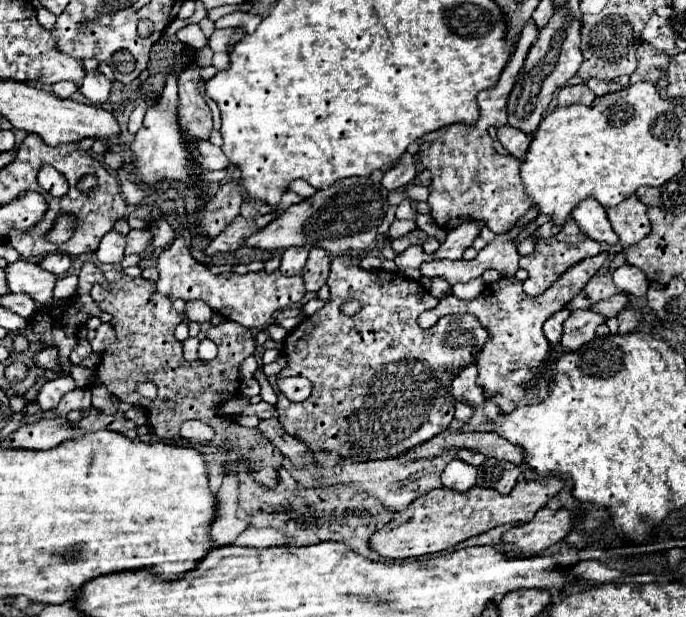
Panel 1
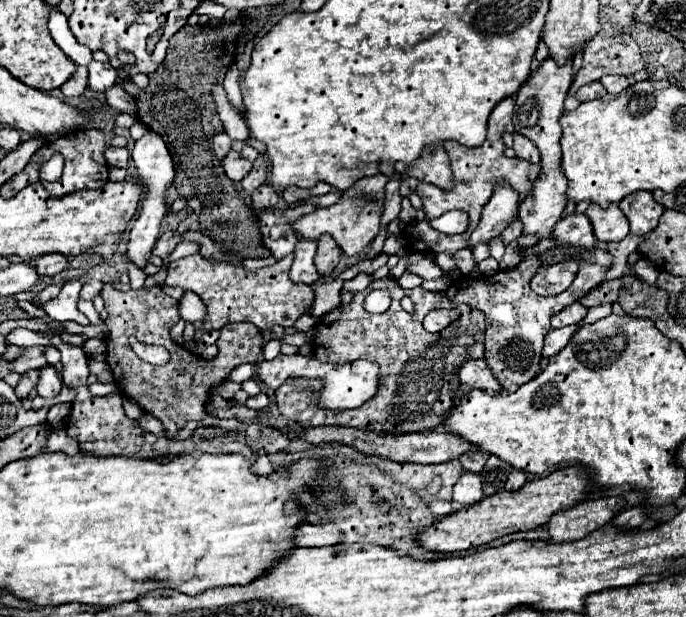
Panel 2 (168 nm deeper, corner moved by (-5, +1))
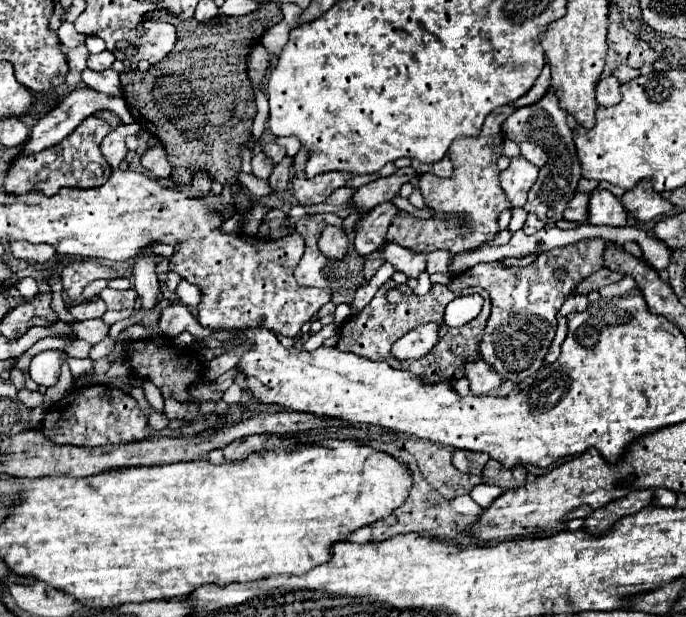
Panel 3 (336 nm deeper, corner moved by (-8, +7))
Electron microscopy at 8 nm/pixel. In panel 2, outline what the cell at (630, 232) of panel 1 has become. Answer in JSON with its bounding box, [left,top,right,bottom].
[619,192,665,236]

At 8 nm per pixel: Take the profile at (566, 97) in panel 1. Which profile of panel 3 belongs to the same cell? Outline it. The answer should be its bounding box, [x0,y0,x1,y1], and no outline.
[596,76,620,106]

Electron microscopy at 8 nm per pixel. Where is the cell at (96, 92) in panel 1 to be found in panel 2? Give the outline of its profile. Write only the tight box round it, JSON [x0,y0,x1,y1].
[89,62,117,92]

